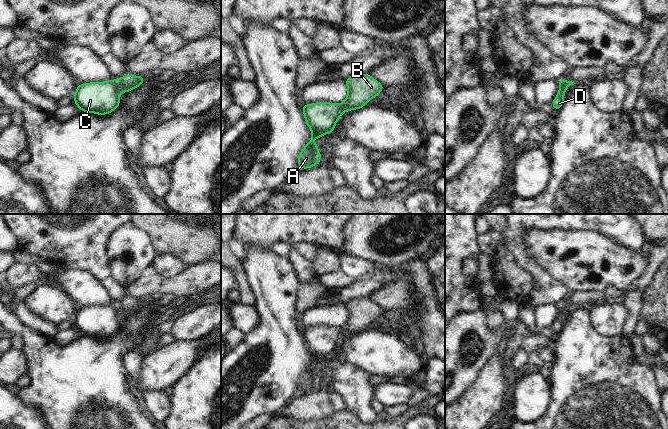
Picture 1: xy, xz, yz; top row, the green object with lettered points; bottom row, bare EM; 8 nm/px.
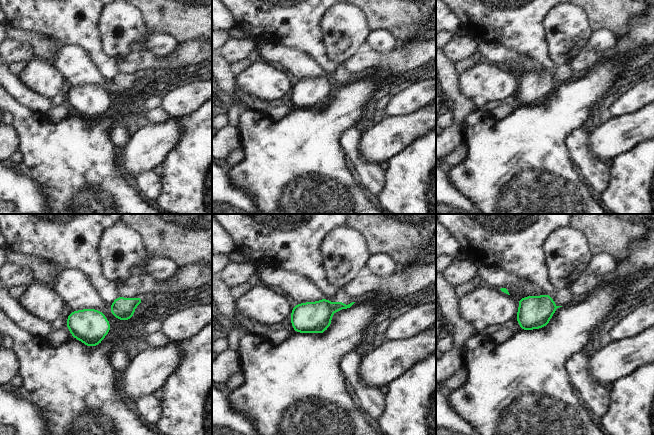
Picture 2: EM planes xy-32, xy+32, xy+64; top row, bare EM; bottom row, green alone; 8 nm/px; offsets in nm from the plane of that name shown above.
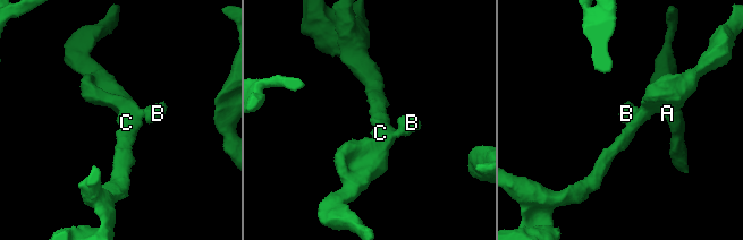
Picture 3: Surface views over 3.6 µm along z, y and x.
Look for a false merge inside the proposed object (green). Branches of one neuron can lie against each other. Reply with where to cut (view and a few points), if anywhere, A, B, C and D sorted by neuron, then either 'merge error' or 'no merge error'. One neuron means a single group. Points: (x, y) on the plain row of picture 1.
xy (114, 304), (120, 316) | A C D / B | merge error

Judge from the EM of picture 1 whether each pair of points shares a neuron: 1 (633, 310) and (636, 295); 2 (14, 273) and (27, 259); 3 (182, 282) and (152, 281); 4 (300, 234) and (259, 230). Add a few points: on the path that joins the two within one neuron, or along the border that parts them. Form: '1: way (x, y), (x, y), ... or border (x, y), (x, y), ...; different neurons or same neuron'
1: way (634, 306), (634, 299); same neuron
2: border (15, 261), (35, 265), (43, 276); different neurons
3: way (175, 283), (159, 281); same neuron
4: way (290, 230), (269, 230); same neuron

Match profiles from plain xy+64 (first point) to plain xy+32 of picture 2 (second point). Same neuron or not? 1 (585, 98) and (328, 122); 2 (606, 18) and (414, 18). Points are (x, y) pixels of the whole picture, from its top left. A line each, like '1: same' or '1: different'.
1: same
2: same

